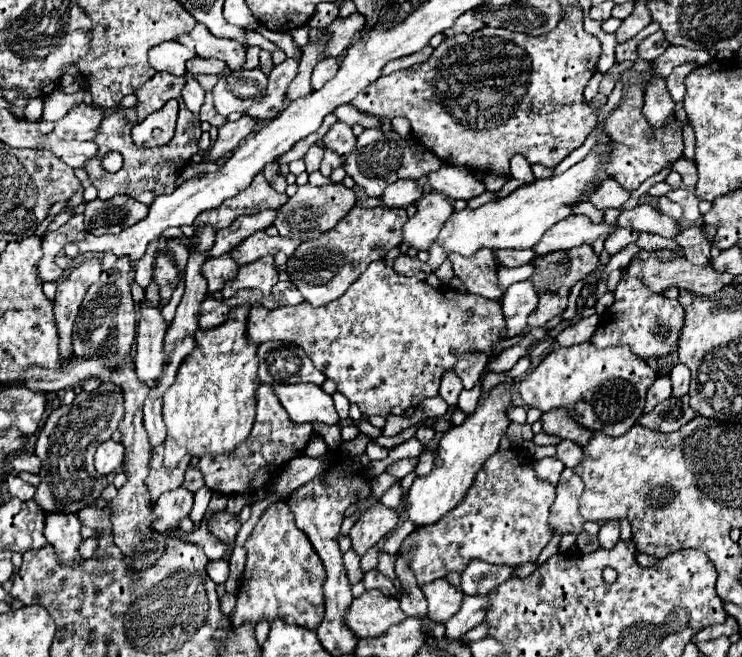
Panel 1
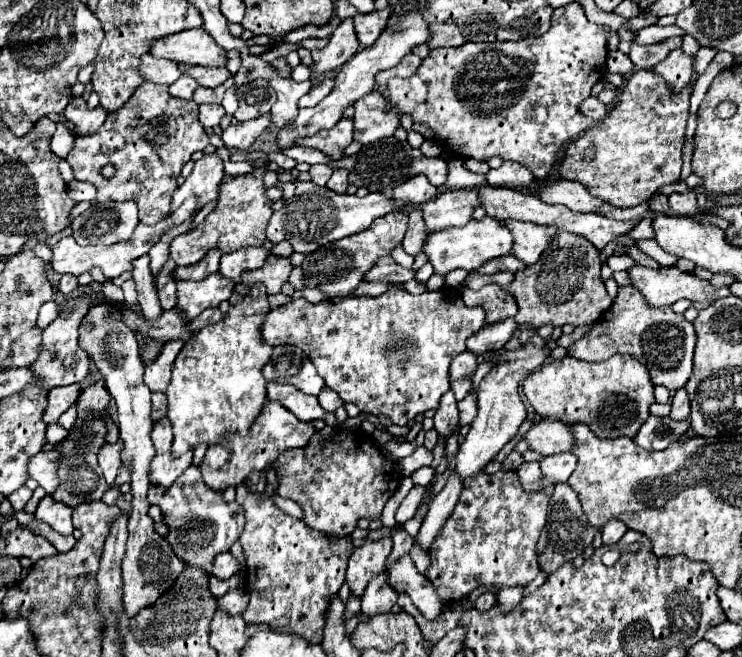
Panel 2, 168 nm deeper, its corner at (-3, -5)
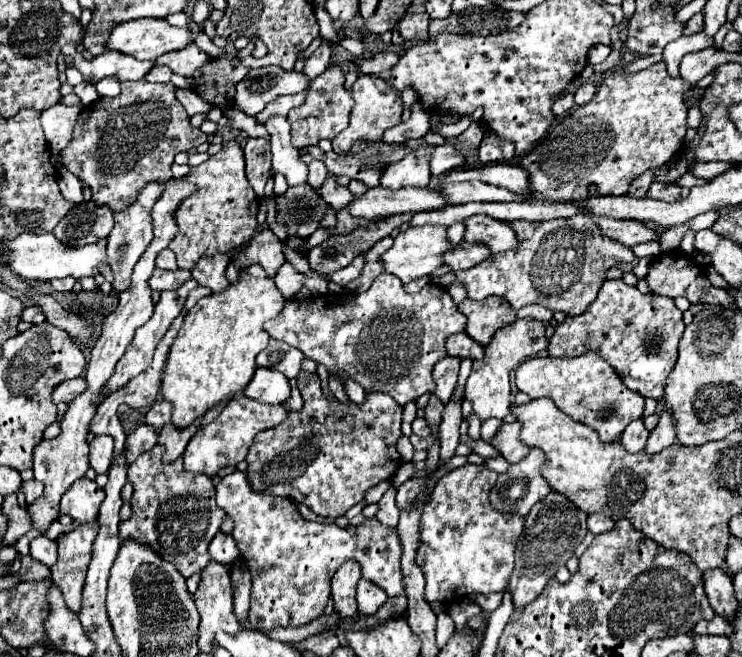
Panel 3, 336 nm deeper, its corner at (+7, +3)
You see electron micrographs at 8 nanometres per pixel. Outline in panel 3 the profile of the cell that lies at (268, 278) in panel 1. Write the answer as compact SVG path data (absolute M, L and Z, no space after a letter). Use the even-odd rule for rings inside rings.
M264 228L262 232L256 232L254 238L242 246L238 254L232 256L228 268L226 268L226 278L230 284L236 282L238 272L250 264L260 264L270 276L278 272L278 268L284 264L284 254L280 240L274 236L270 228Z

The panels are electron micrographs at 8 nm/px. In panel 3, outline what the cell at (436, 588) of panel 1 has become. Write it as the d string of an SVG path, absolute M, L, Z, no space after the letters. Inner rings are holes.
M240 470L224 476L222 482L216 486L216 502L234 520L232 536L236 540L240 556L246 560L252 574L252 598L250 598L248 620L262 630L272 630L278 626L284 628L304 626L314 618L318 618L328 604L330 578L346 560L356 560L362 568L362 576L380 586L388 596L404 594L402 568L400 568L402 544L398 538L398 530L382 526L376 518L366 518L360 526L348 526L348 528L304 520L290 498L278 498L254 492L248 486L246 474Z

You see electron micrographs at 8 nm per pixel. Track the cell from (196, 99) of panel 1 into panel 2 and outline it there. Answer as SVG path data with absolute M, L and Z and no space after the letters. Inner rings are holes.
M182 74L174 84L170 84L170 94L176 98L192 100L196 88L198 88L198 82L194 78L190 78L188 74Z

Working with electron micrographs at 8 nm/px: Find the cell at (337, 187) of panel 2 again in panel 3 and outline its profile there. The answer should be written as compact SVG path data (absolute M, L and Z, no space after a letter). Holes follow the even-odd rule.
M330 174L324 182L324 186L320 188L320 194L322 198L334 208L334 210L342 210L350 200L354 200L354 196L350 194L348 188L342 188L336 184L336 176Z

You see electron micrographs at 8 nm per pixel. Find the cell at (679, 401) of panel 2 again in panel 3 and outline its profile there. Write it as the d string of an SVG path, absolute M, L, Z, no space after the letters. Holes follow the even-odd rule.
M662 412L662 416L660 416L660 424L658 424L656 430L650 434L644 452L646 452L646 454L658 454L660 450L668 448L668 446L674 444L674 442L676 442L674 420L672 420L670 412Z

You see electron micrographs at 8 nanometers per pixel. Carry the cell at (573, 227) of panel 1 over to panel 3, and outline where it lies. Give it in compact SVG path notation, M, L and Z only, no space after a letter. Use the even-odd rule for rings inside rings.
M478 214L478 216L466 218L464 224L466 224L466 232L462 238L464 242L490 246L490 250L494 250L494 252L504 252L504 250L510 250L518 244L516 234L508 226L508 222L500 222L490 216Z

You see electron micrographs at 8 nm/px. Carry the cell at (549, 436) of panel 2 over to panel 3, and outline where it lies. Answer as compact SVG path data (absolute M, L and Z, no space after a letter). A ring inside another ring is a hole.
M512 422L512 424L502 424L498 428L498 434L492 438L492 446L500 452L500 456L504 456L510 464L514 462L520 462L522 456L528 454L530 448L526 448L520 440L518 440L518 434L520 434L520 424L518 422Z

